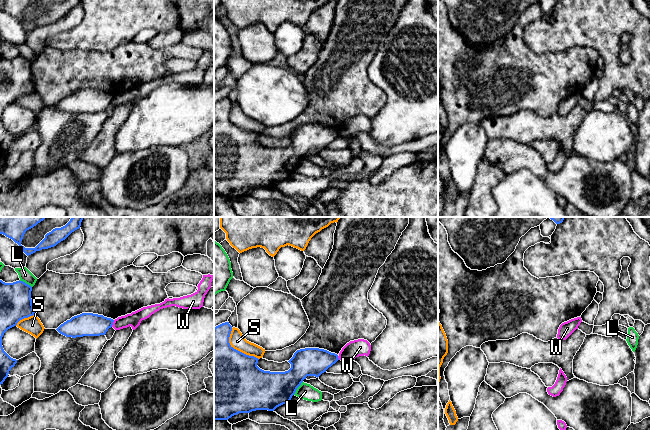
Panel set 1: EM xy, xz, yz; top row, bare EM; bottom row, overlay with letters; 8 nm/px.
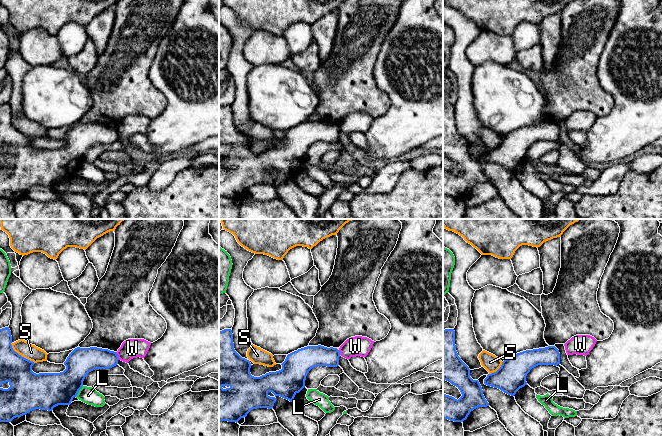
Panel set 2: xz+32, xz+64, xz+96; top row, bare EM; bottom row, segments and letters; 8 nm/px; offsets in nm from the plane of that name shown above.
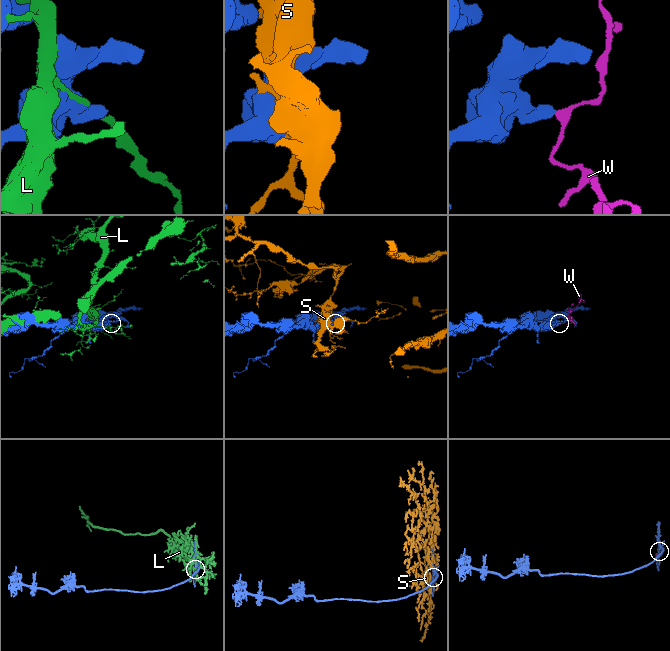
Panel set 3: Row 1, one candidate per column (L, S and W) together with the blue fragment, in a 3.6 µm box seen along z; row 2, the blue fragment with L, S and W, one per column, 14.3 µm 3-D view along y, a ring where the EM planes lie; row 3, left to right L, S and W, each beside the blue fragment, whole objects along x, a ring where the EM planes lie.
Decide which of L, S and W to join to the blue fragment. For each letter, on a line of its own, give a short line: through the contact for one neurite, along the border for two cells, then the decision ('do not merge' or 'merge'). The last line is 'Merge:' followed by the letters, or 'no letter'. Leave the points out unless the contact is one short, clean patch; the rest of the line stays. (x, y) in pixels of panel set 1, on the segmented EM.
L: do not merge
S: do not merge
W: line xy (114, 320), (111, 326); do not merge
Merge: no letter

